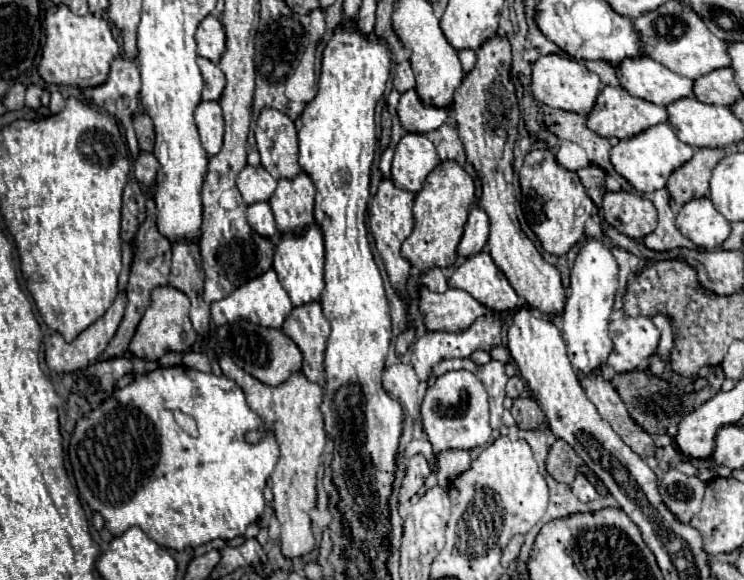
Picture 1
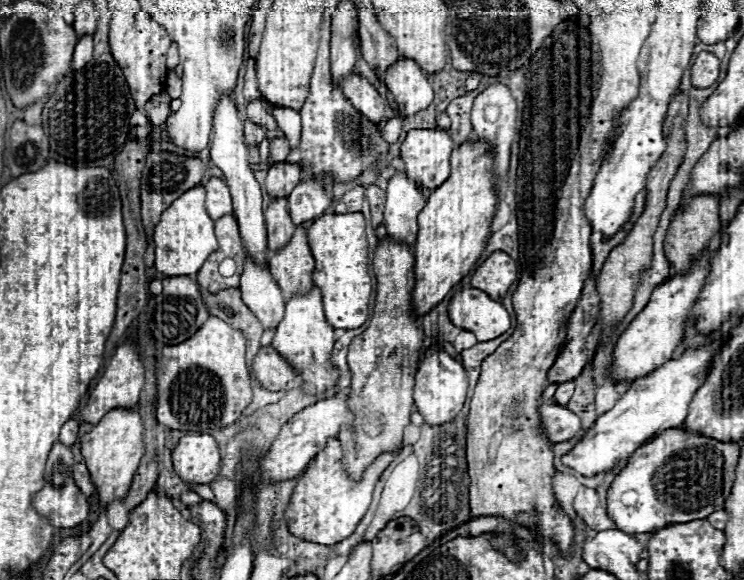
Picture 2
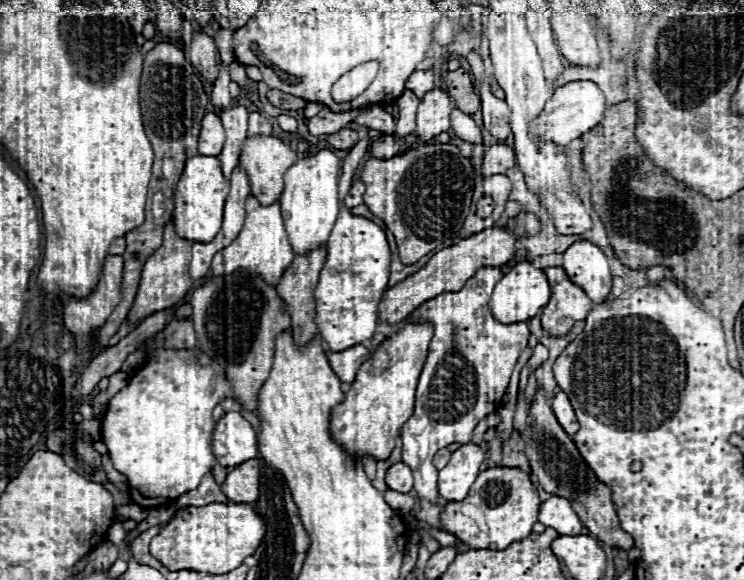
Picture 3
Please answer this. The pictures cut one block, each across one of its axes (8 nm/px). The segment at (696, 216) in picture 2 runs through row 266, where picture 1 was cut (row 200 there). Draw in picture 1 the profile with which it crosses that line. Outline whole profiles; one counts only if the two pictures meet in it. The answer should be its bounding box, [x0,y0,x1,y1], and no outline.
[668,148,726,206]

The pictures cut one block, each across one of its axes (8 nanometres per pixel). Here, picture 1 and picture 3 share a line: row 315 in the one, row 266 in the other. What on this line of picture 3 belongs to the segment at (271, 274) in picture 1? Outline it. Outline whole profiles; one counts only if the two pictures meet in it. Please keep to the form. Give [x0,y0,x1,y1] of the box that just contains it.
[210,196,294,286]

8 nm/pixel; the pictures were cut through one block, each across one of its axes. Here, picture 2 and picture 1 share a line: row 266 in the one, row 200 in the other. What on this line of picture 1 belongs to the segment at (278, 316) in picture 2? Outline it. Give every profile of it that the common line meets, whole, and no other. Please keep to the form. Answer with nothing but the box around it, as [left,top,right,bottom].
[236,166,276,206]

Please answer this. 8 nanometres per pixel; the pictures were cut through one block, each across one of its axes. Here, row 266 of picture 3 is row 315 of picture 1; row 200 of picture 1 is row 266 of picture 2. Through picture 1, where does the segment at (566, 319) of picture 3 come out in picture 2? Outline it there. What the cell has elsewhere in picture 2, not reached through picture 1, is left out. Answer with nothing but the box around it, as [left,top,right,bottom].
[472,252,516,300]

